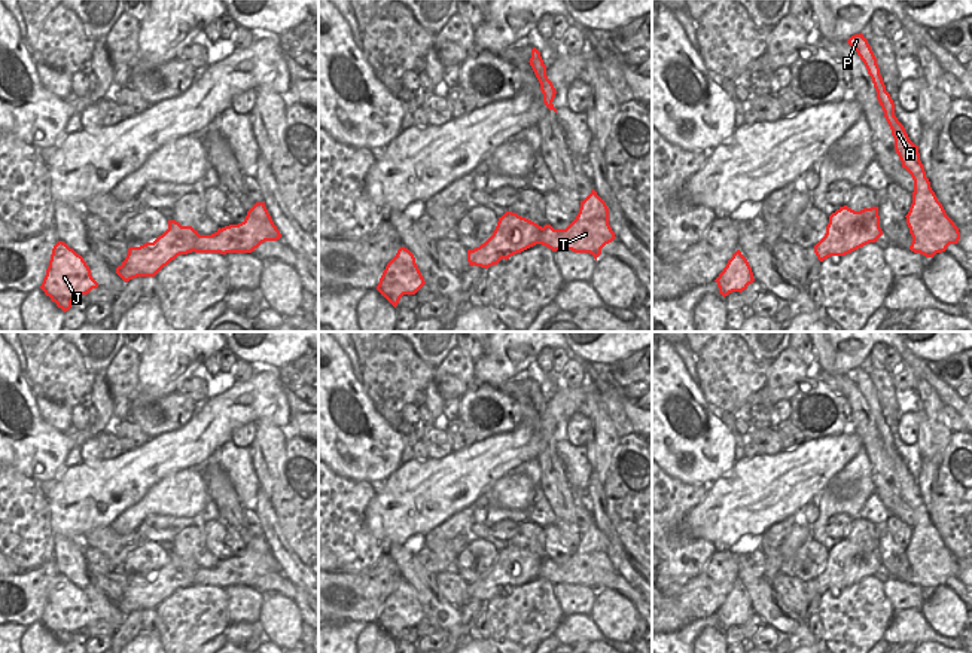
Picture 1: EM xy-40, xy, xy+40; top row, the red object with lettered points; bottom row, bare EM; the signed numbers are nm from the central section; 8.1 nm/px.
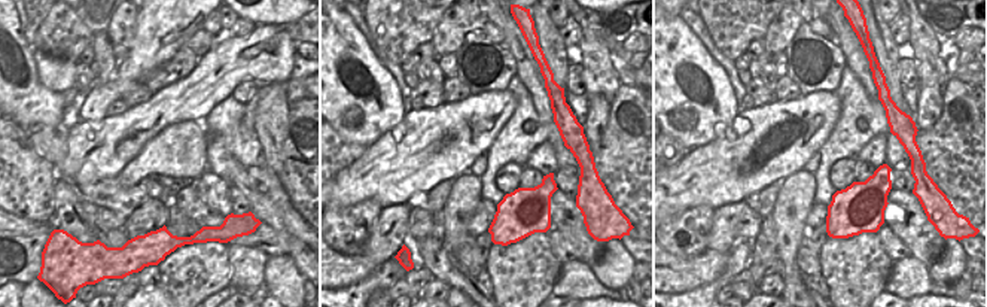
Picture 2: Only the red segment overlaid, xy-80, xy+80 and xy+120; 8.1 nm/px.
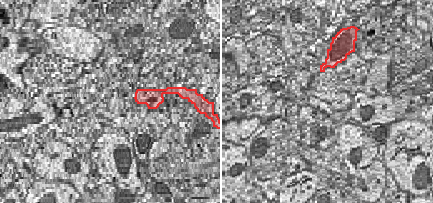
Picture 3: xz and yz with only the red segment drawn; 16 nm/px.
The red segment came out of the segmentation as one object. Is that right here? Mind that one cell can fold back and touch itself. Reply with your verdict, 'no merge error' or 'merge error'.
merge error

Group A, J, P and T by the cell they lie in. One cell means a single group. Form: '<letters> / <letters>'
A P T / J

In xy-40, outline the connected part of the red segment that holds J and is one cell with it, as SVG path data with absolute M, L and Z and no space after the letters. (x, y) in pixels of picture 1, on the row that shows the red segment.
M58 241L51 254L49 266L40 289L64 312L71 308L71 302L97 289L91 269L80 254L65 242Z

